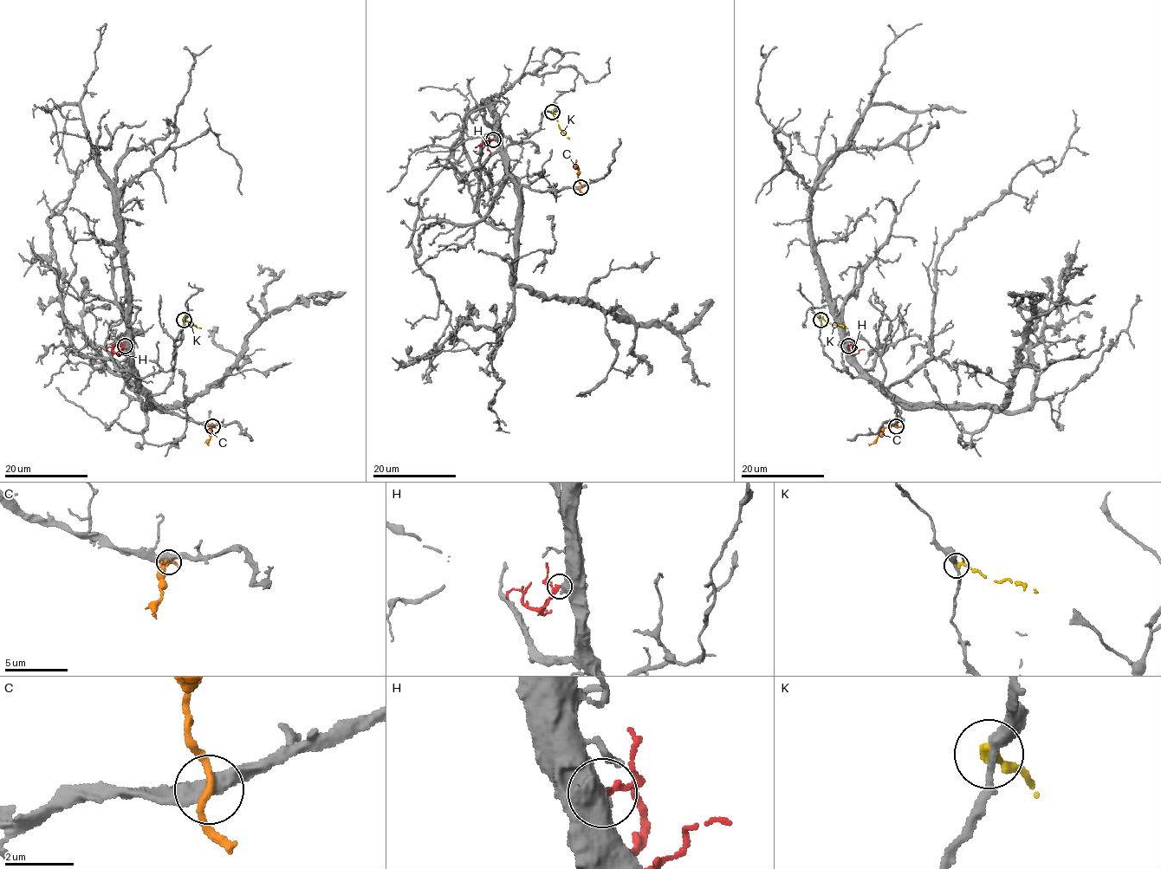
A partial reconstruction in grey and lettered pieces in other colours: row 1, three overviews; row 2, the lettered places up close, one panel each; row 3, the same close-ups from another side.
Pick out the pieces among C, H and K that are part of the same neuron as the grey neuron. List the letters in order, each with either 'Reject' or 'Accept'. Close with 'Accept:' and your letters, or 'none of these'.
C: Reject
H: Accept
K: Reject
Accept: H

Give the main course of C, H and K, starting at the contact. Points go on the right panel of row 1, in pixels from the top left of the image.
C: (896, 426), (885, 428), (869, 445)
H: (849, 346), (852, 355), (865, 349)
K: (820, 320), (846, 328)

